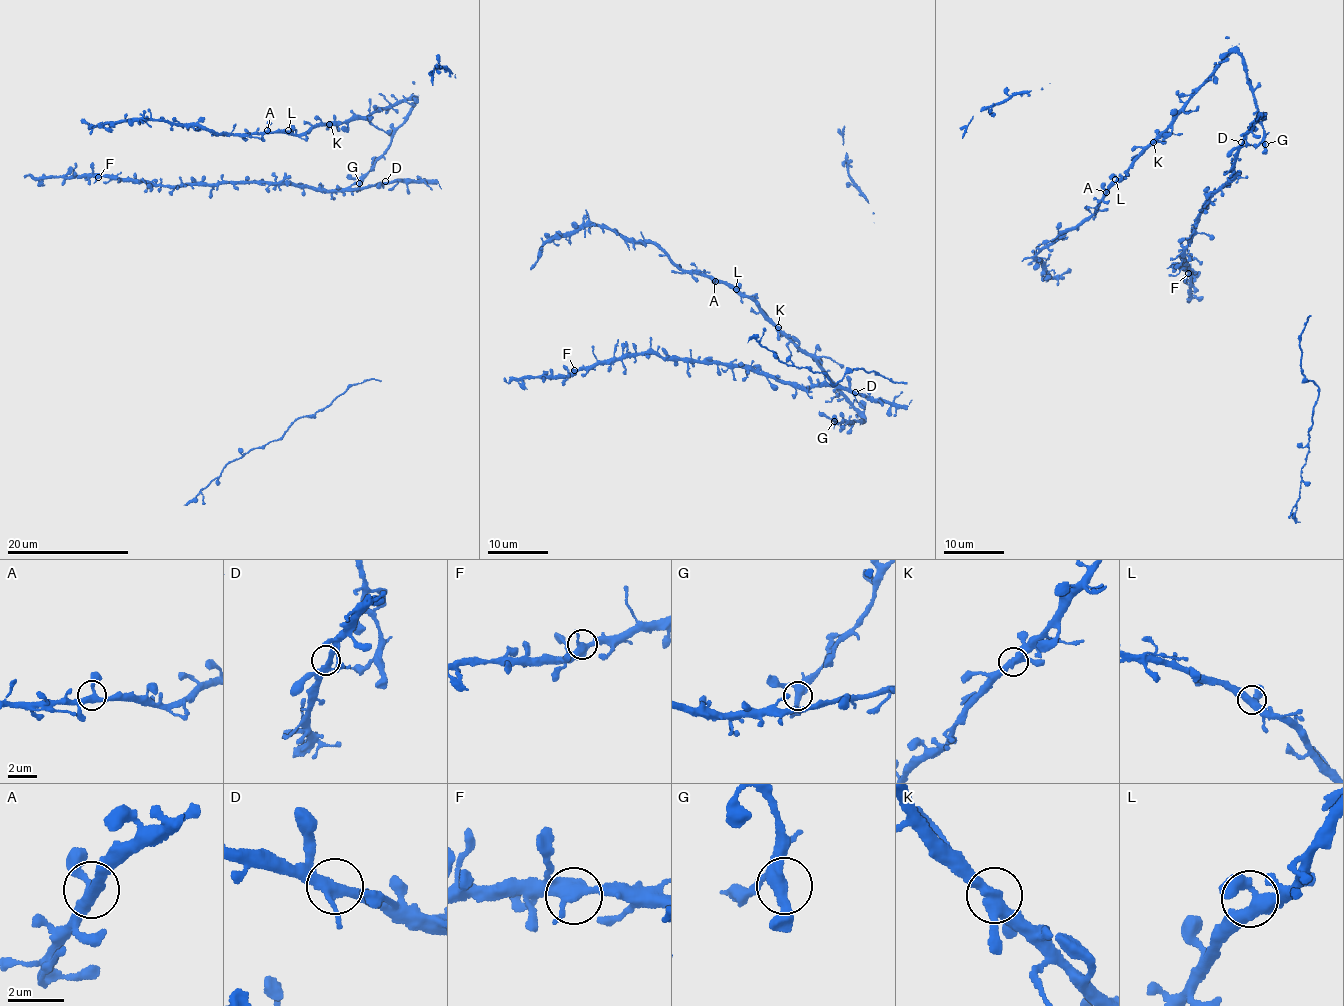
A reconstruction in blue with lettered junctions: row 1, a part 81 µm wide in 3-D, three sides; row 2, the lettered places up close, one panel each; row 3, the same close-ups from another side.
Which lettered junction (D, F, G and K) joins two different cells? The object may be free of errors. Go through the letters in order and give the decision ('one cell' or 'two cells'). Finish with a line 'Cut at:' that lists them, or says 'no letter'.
D: one cell
F: one cell
G: one cell
K: one cell
Cut at: no letter

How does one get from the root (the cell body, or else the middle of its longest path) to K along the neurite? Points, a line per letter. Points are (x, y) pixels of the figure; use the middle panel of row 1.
K: (841, 418), (851, 423), (864, 420), (825, 377), (814, 357), (796, 348), (778, 327)

